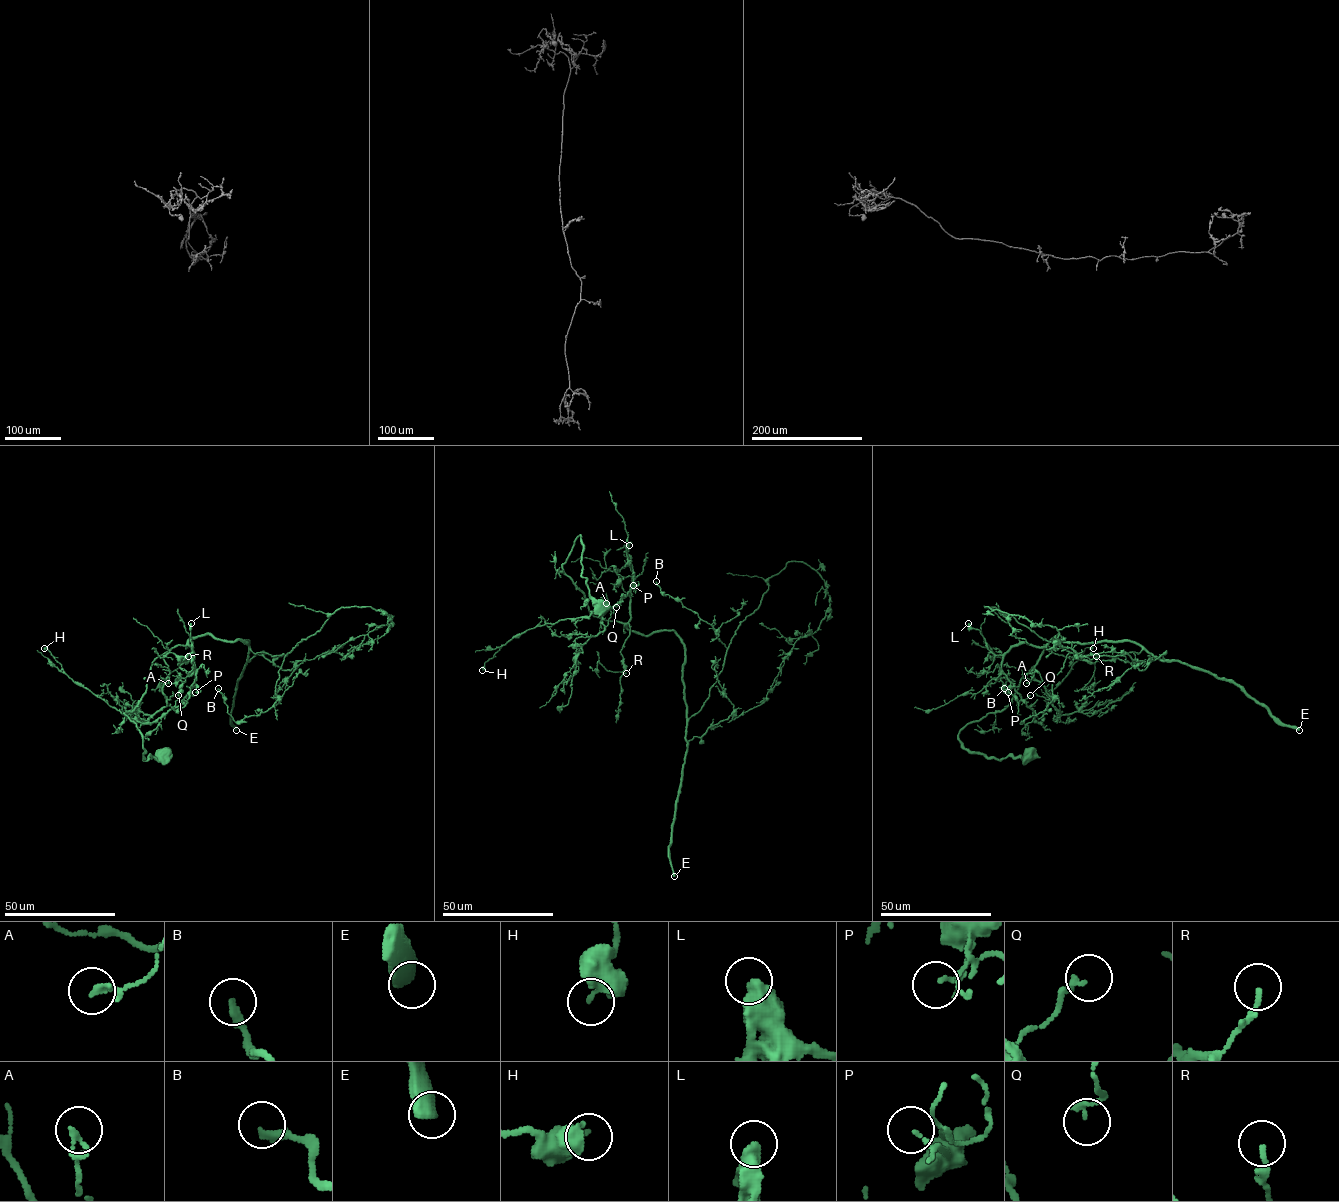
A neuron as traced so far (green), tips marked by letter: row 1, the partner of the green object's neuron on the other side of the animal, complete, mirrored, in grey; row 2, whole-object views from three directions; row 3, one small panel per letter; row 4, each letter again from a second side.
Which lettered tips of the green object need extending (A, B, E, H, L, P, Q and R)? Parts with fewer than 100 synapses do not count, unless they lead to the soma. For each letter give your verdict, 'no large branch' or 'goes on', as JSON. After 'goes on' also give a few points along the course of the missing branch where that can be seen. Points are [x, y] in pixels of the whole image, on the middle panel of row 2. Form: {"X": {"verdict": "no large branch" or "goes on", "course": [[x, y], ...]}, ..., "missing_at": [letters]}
{"A": {"verdict": "no large branch"}, "B": {"verdict": "no large branch"}, "E": {"verdict": "goes on"}, "H": {"verdict": "no large branch"}, "L": {"verdict": "no large branch"}, "P": {"verdict": "no large branch"}, "Q": {"verdict": "no large branch"}, "R": {"verdict": "no large branch"}, "missing_at": ["E"]}

